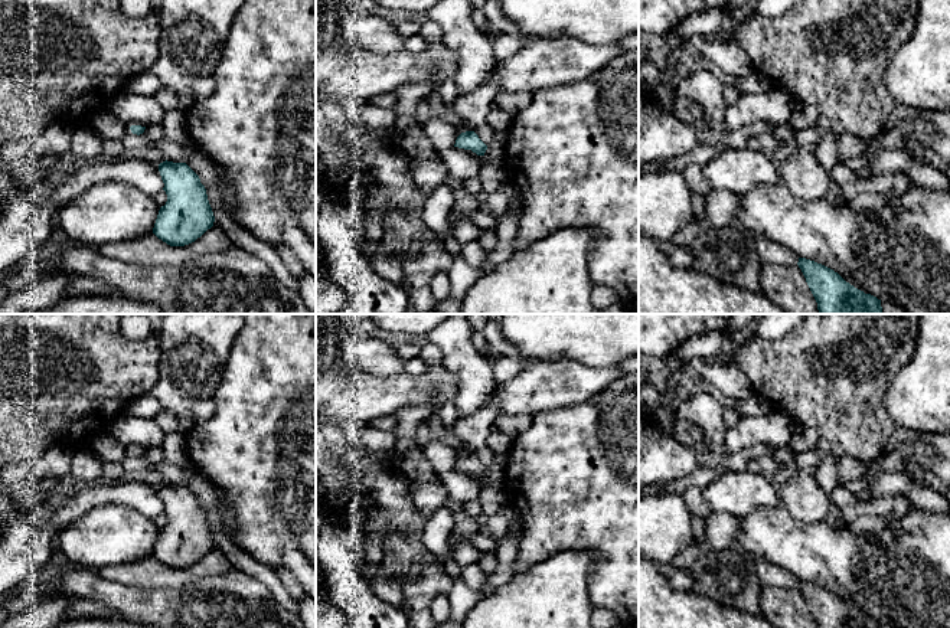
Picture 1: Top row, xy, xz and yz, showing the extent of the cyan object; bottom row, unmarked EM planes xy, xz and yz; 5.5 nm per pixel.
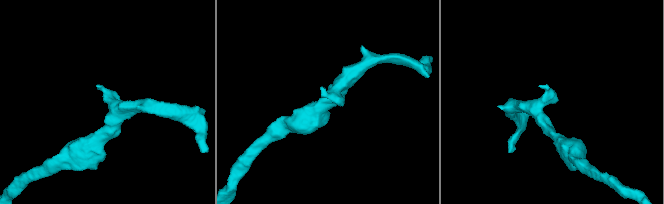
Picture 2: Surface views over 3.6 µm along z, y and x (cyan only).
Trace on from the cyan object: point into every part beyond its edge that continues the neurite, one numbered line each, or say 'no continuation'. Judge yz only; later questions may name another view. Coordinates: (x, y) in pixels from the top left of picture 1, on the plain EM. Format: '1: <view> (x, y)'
no continuation

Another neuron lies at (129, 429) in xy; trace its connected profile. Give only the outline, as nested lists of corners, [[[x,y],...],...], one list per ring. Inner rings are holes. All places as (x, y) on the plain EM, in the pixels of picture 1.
[[[123,412],[112,419],[107,431],[124,447],[137,445],[143,449],[161,447],[164,432],[154,418],[141,418]]]

